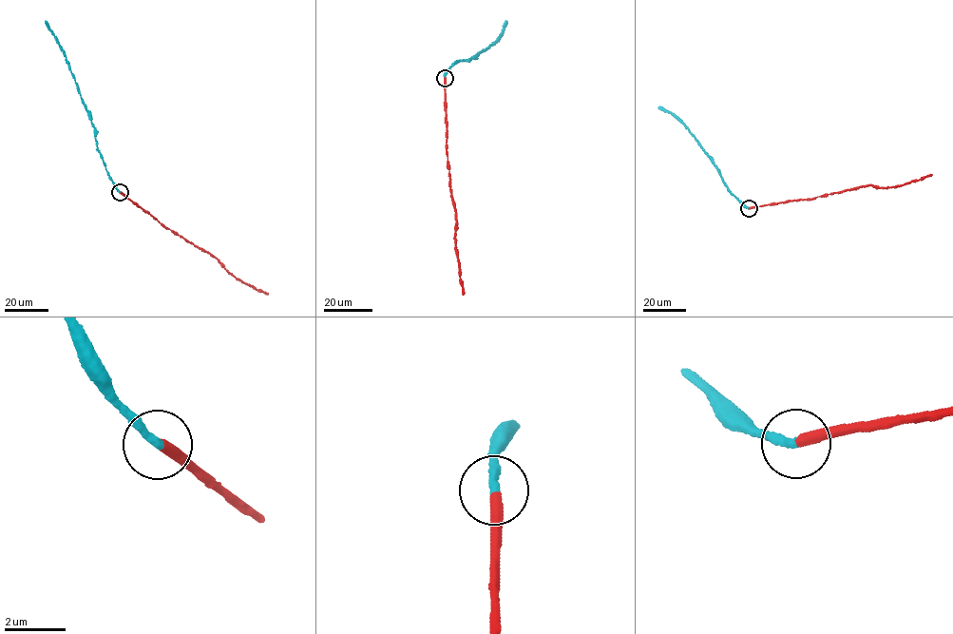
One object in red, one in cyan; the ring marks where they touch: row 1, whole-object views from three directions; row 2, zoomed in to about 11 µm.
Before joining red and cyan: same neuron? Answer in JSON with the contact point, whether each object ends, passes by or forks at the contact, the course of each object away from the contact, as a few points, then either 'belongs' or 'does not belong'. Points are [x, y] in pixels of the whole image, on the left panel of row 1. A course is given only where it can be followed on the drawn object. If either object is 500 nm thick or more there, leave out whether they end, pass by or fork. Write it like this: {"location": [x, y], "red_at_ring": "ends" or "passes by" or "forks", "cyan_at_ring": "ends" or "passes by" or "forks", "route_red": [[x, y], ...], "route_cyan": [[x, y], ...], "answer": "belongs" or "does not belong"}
{"location": [120, 192], "red_at_ring": "ends", "cyan_at_ring": "ends", "route_red": [[120, 192], [166, 227], [215, 258], [235, 277], [267, 294]], "route_cyan": [[120, 192], [98, 150], [90, 116], [68, 64], [46, 20]], "answer": "belongs"}

